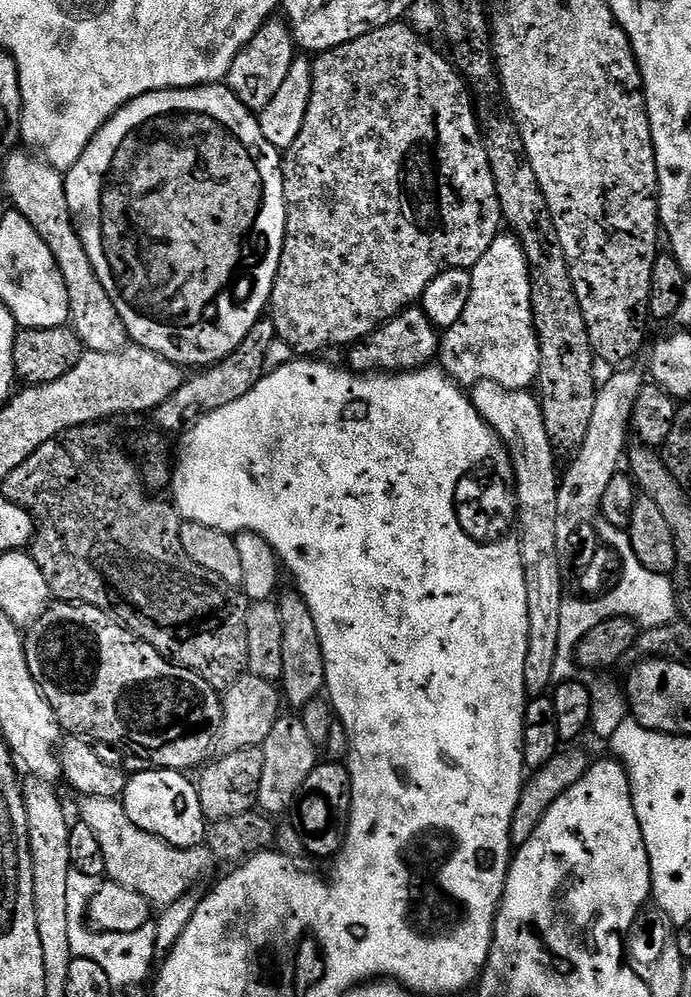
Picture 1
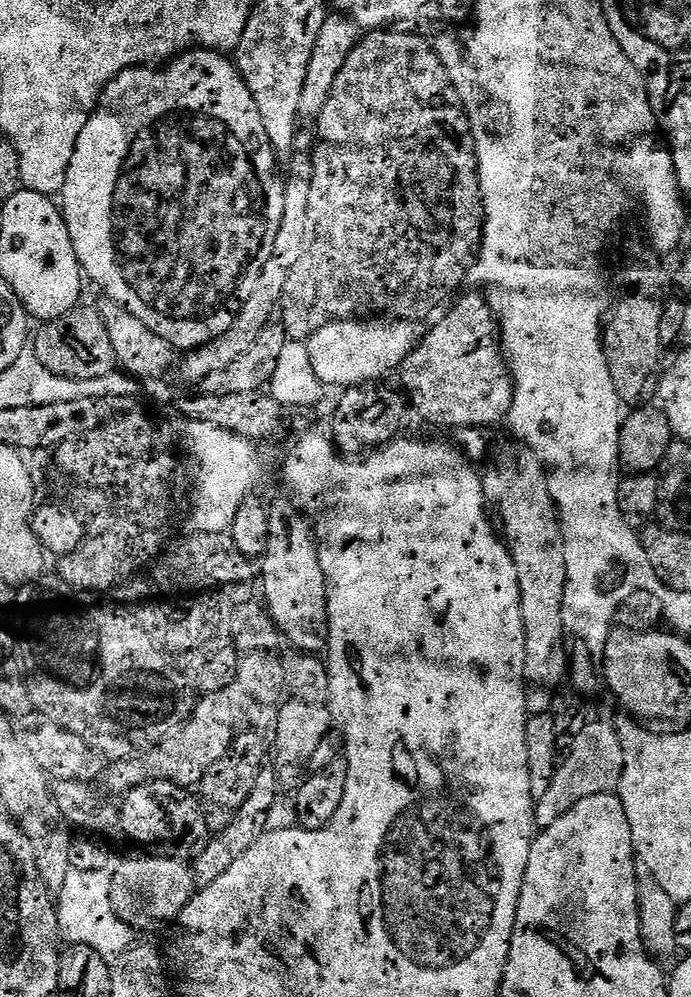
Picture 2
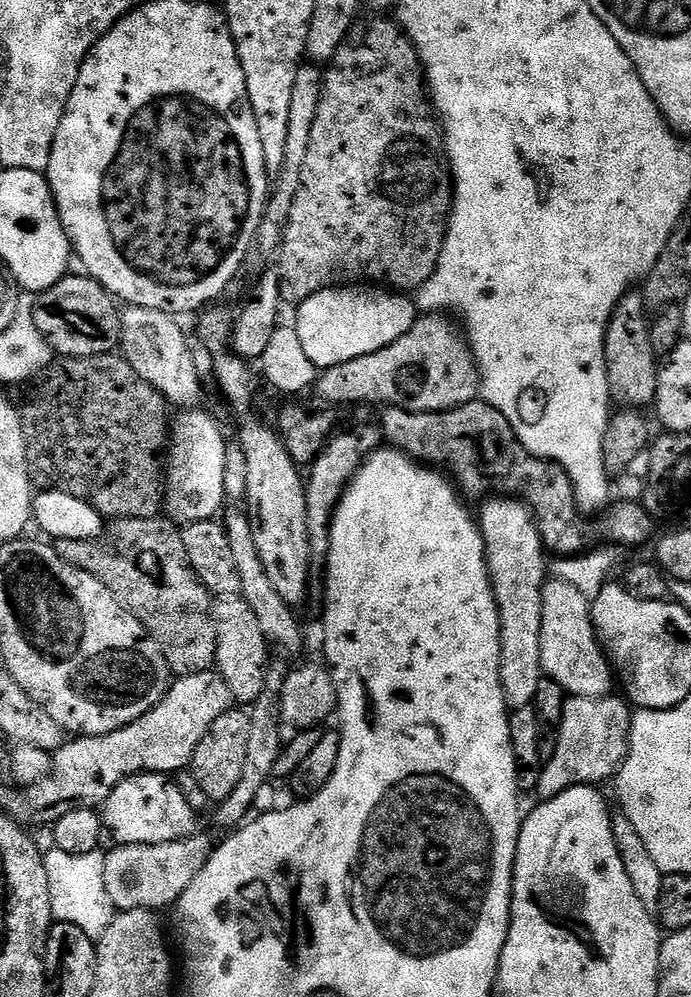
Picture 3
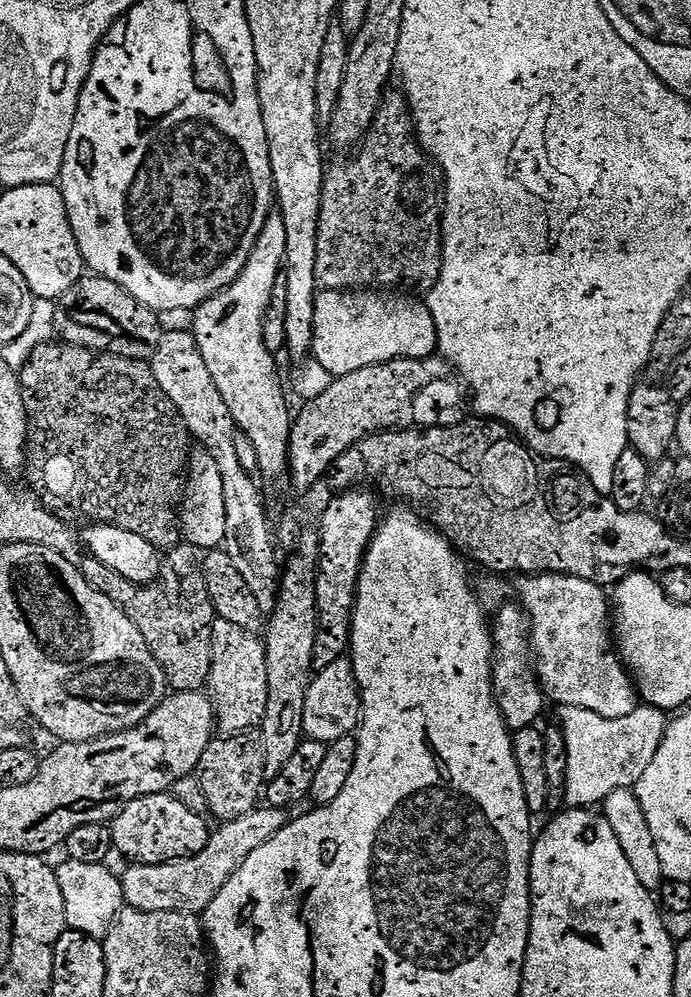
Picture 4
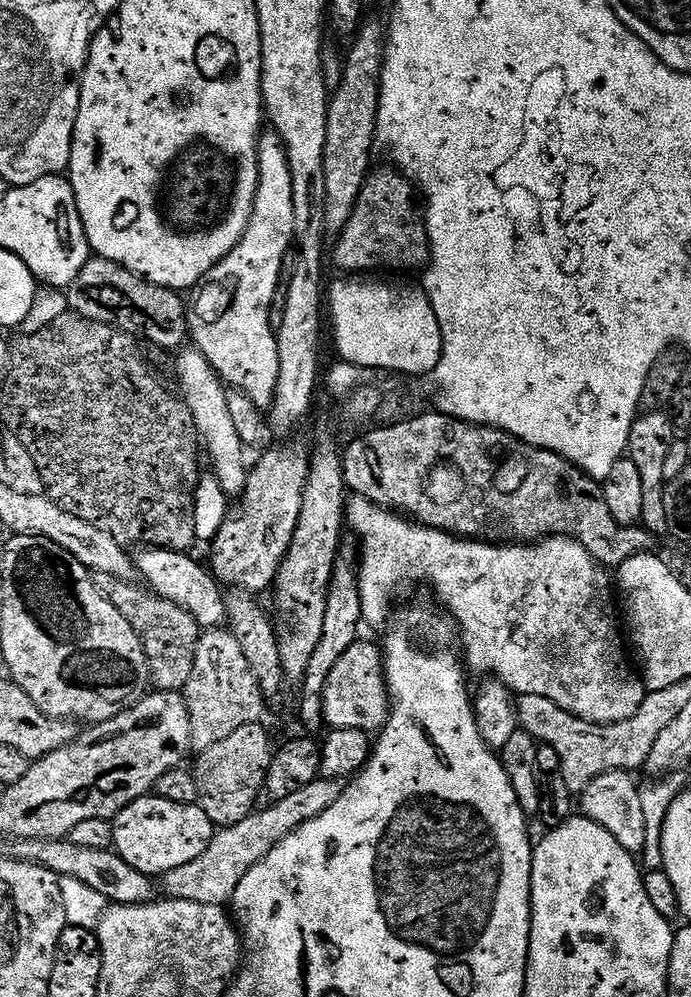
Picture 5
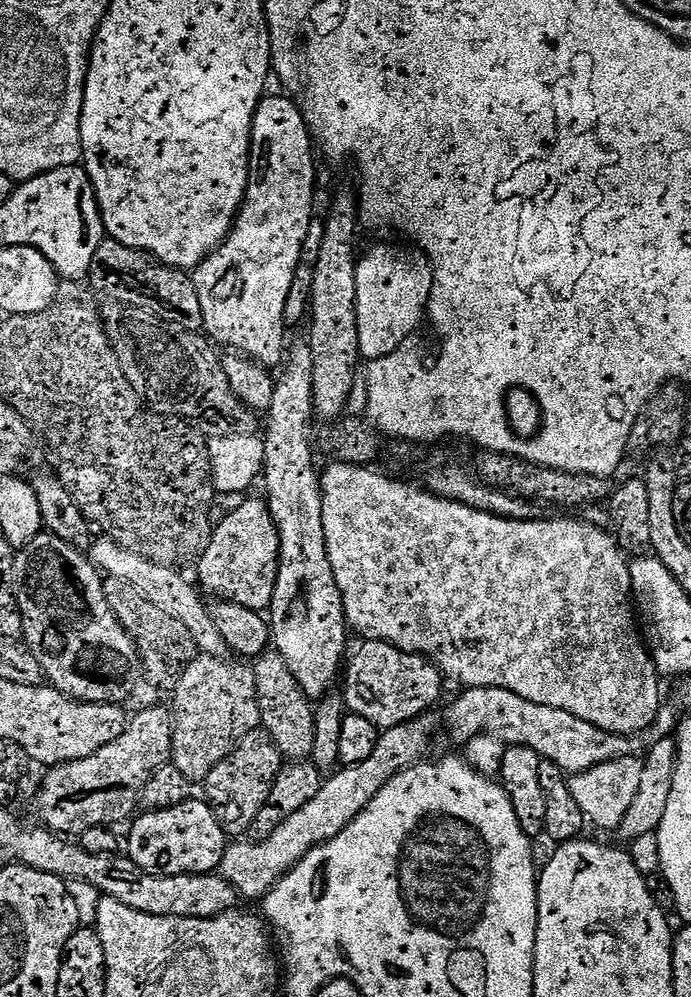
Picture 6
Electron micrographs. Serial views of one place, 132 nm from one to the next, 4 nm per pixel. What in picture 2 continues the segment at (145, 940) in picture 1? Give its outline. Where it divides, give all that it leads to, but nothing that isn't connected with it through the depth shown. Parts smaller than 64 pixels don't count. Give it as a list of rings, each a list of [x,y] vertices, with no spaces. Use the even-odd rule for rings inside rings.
[[[70,870],[62,882],[62,890],[55,901],[56,917],[60,927],[60,936],[68,939],[69,945],[85,944],[90,946],[100,956],[115,958],[133,943],[134,929],[118,918],[114,906],[110,902],[111,875],[105,870]]]

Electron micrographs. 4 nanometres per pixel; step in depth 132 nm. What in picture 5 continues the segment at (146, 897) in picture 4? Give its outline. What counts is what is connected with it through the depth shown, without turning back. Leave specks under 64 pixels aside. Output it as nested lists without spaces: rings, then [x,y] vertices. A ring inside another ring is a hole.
[[[318,778],[310,782],[310,786],[302,786],[302,790],[294,790],[290,798],[282,798],[282,802],[261,807],[234,826],[220,828],[208,843],[207,850],[194,858],[194,862],[186,862],[186,866],[178,866],[178,870],[164,873],[163,895],[199,904],[227,905],[241,878],[282,838],[301,828],[307,820],[326,811],[339,798],[341,791],[341,785],[337,781]]]

